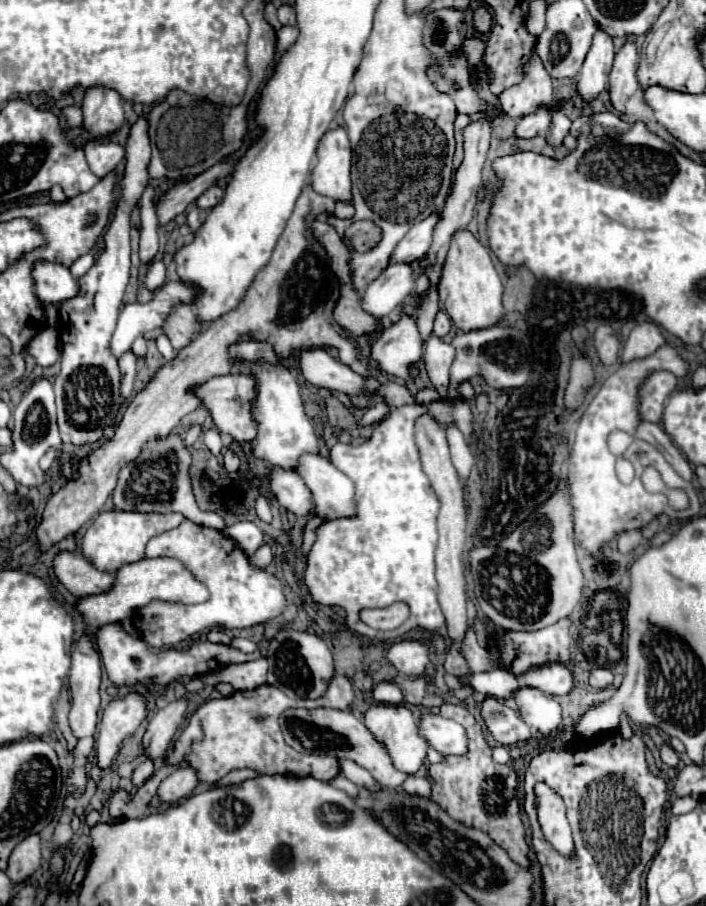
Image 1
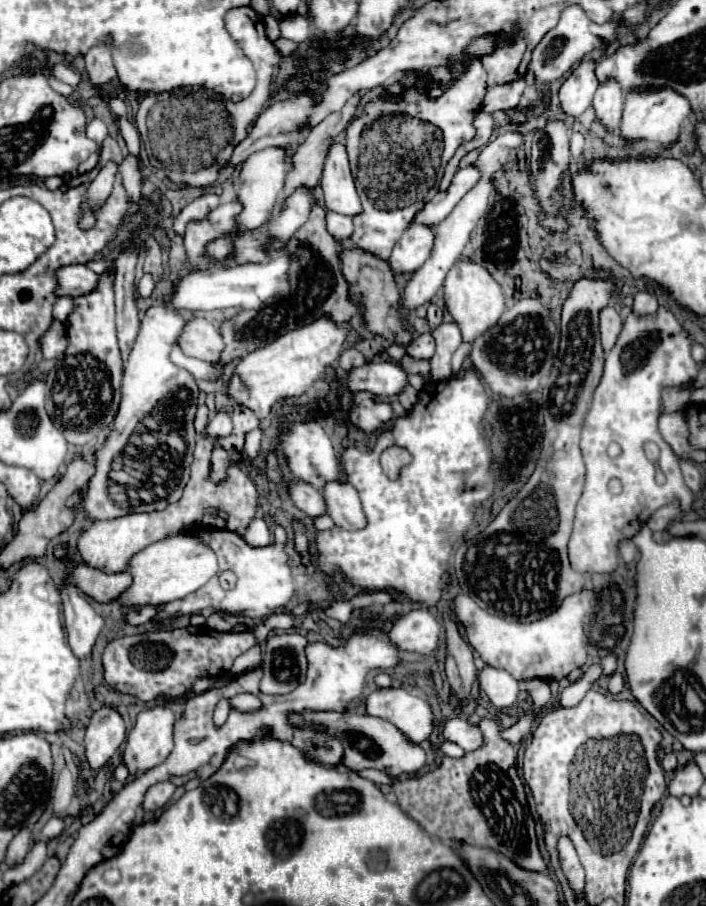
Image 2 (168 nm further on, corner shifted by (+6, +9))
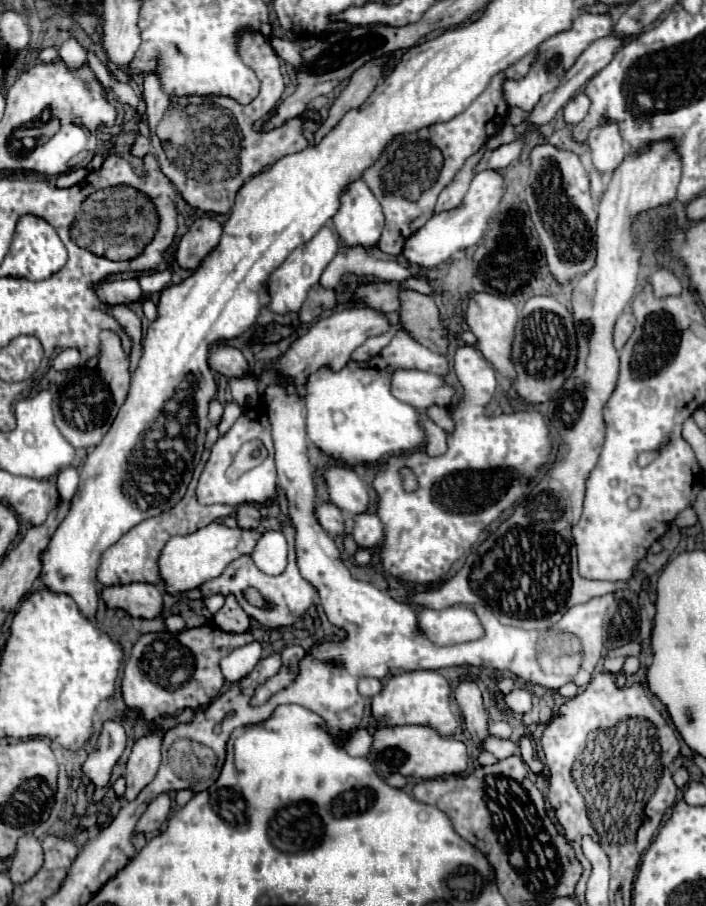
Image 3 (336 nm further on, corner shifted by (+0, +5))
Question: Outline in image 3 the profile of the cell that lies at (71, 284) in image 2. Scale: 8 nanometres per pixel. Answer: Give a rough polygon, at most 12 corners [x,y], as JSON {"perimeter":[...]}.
{"perimeter":[[136,279],[100,281],[94,291],[102,303],[120,305],[140,299]]}

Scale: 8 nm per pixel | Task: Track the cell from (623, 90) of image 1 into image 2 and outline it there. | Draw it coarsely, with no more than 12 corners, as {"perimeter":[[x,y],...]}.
{"perimeter":[[616,81],[598,87],[592,107],[606,131],[618,133],[624,105]]}

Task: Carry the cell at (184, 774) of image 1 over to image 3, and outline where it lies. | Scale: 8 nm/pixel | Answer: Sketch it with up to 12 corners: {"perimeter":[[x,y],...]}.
{"perimeter":[[158,795],[136,831],[156,831],[170,813],[170,795]]}

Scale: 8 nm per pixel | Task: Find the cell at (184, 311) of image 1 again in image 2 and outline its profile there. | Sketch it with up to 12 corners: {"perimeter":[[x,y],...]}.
{"perimeter":[[188,319],[180,349],[188,357],[220,361],[224,339],[206,319]]}

